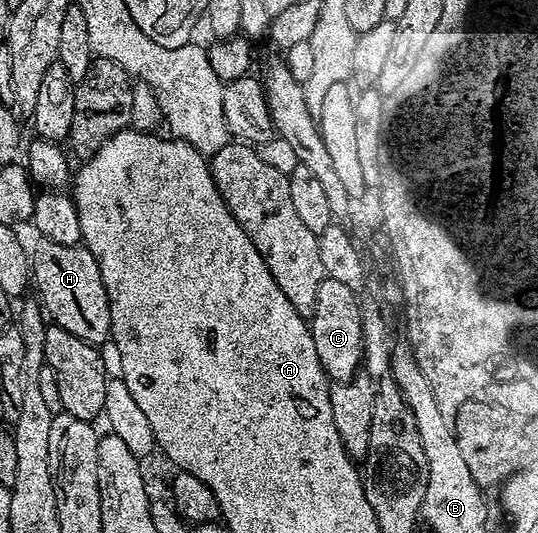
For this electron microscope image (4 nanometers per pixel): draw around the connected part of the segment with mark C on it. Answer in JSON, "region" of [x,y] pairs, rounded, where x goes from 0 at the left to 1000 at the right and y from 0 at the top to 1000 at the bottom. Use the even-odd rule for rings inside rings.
{"region":[[[606,522],[593,542],[593,565],[578,600],[578,619],[586,640],[586,662],[593,662],[593,677],[604,702],[619,715],[647,715],[665,702],[675,689],[678,640],[665,548],[652,544],[638,527]]]}

